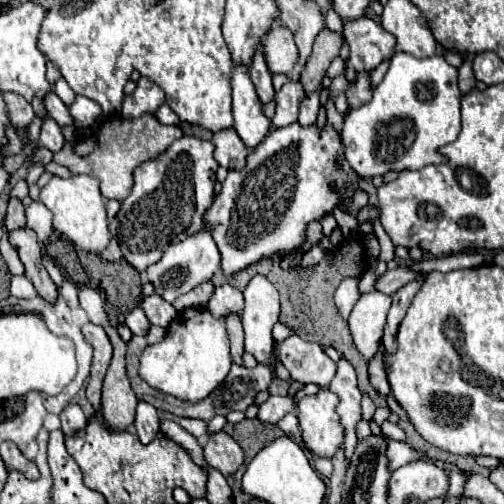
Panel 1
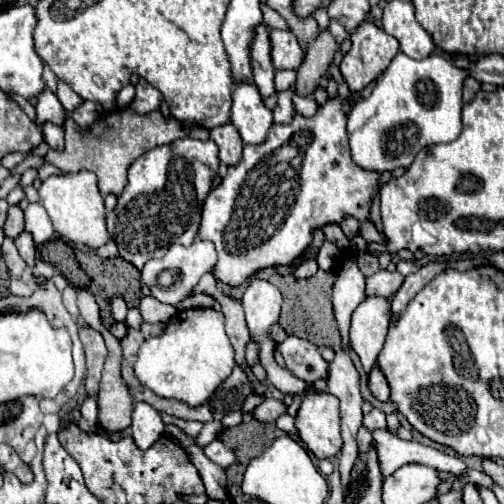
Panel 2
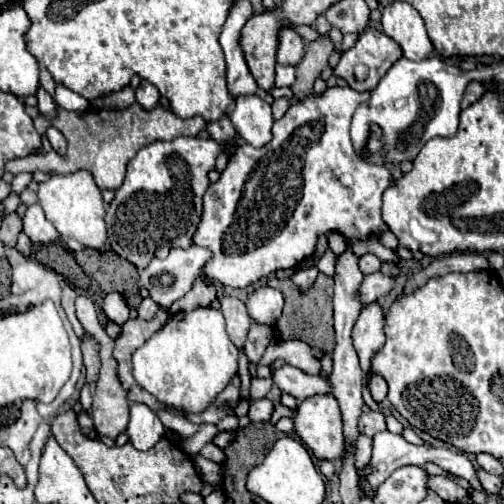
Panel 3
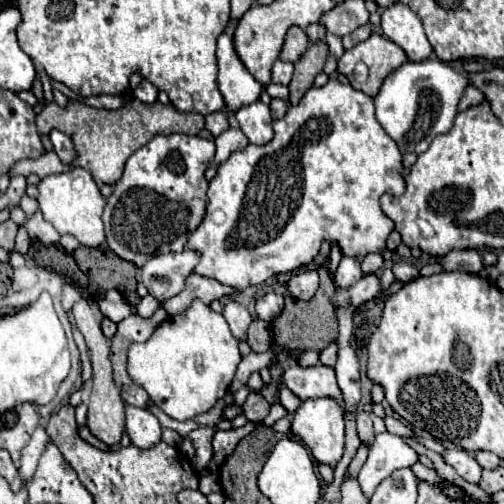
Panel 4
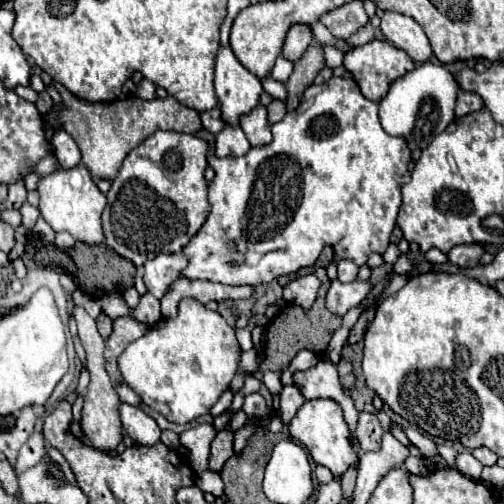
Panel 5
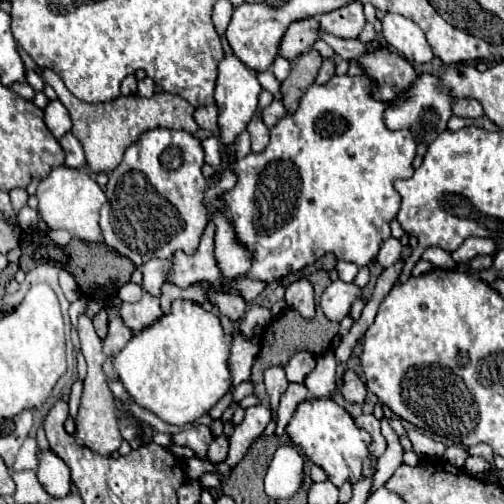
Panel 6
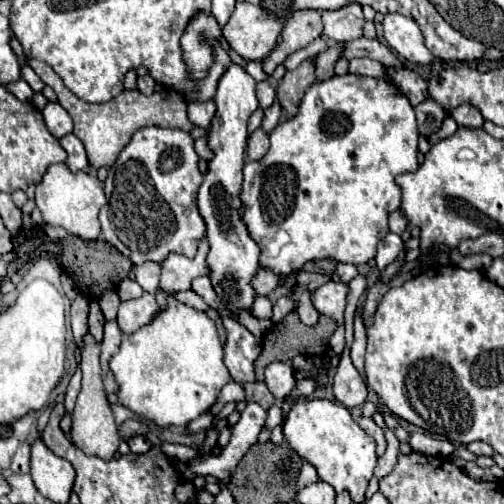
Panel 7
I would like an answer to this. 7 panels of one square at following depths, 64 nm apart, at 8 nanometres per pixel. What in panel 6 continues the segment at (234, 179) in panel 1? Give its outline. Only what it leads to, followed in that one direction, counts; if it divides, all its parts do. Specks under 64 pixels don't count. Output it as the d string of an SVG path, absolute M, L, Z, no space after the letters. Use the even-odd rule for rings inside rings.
M334 76L330 78L326 84L312 84L306 94L300 100L300 108L294 114L284 116L272 130L270 130L270 144L264 152L260 154L248 154L246 158L240 158L238 162L234 162L234 170L238 174L238 182L236 186L224 196L228 202L228 210L226 216L234 222L238 240L244 242L246 246L250 246L254 250L254 262L250 268L250 276L264 280L264 282L272 282L278 278L288 276L290 272L298 272L302 270L306 264L316 262L318 258L322 258L324 254L332 252L338 260L346 260L346 262L354 262L356 266L366 266L370 264L376 254L378 248L382 244L382 240L386 240L390 236L390 220L396 218L398 208L400 208L400 194L394 188L394 180L398 178L410 178L414 168L414 156L416 156L416 140L412 140L412 132L408 132L408 128L396 130L392 132L390 128L384 128L384 108L388 108L388 104L392 102L384 102L384 100L376 100L374 98L374 82L368 76ZM210 136L206 140L202 140L202 148L204 148L204 156L206 156L206 162L214 168L222 166L222 160L220 160L220 154L218 154L218 140L216 136ZM210 222L204 230L200 246L194 256L186 256L184 252L176 252L172 256L172 272L168 272L170 284L178 288L188 288L194 282L218 282L220 270L214 262L214 224Z

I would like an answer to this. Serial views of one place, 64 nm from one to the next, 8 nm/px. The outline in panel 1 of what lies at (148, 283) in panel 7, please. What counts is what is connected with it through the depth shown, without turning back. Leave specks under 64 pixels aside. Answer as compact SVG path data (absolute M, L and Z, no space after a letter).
M204 228L200 230L196 236L192 238L186 238L184 242L178 242L178 244L170 244L168 250L164 252L164 256L156 262L156 264L150 264L146 268L146 276L150 280L150 284L154 286L154 292L168 300L170 304L186 294L188 290L192 290L194 286L202 284L204 280L212 278L212 274L220 268L220 254L218 254L218 248L210 236L210 232Z

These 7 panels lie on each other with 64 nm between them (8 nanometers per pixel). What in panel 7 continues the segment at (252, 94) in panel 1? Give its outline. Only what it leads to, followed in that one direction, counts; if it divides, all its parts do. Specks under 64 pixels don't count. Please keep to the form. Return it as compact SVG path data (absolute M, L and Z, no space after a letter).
M254 130L248 138L248 150L246 150L246 160L262 160L264 154L268 152L270 142L268 142L268 134L264 130Z

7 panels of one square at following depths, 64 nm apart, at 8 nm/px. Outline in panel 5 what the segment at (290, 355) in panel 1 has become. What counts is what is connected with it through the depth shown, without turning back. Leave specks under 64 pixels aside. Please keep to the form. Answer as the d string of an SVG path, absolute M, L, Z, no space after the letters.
M248 350L248 352L242 352L242 358L240 358L240 366L238 366L238 372L236 372L236 376L234 376L234 380L232 380L232 390L234 392L238 392L240 388L242 388L242 382L244 382L244 378L248 376L248 374L252 374L254 372L254 368L258 366L262 362L262 352L258 352L258 350Z

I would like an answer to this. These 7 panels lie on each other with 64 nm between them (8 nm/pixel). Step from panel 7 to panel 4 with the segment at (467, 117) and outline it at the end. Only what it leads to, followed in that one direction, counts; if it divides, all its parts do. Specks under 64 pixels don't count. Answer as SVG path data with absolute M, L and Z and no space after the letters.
M468 86L468 88L464 90L464 96L460 98L460 112L468 110L468 108L472 108L472 106L476 106L476 104L482 104L482 102L484 102L484 94L482 94L478 88Z

